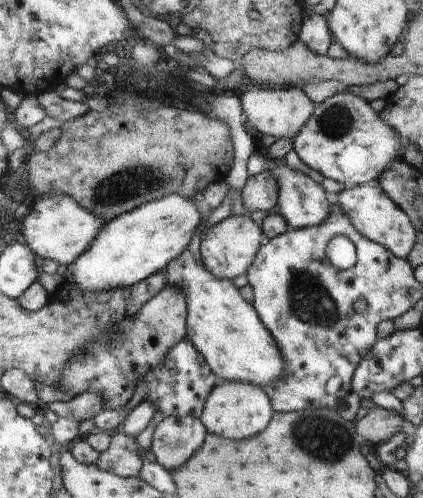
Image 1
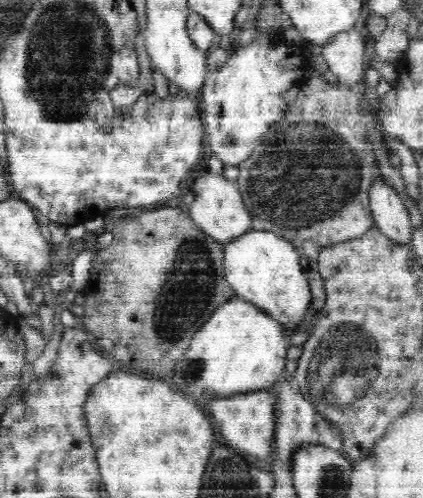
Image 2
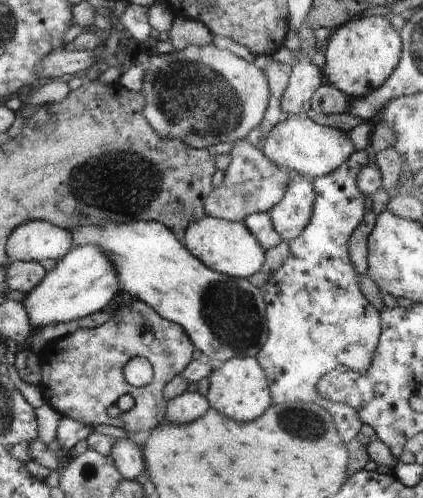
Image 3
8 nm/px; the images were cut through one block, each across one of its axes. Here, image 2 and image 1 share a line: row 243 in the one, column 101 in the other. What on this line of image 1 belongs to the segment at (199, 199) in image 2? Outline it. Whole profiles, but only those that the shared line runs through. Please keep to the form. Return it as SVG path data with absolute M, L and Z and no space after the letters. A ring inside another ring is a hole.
M69 194L43 196L41 200L35 200L35 204L29 212L31 214L27 214L25 222L23 222L23 226L25 226L23 236L25 236L27 244L31 246L31 250L39 258L43 258L43 260L51 258L57 264L65 264L67 268L71 264L75 264L79 258L83 258L83 254L87 250L91 250L91 246L99 240L99 234L107 226L107 222L101 216L97 216L95 212L85 208L75 196L69 196Z

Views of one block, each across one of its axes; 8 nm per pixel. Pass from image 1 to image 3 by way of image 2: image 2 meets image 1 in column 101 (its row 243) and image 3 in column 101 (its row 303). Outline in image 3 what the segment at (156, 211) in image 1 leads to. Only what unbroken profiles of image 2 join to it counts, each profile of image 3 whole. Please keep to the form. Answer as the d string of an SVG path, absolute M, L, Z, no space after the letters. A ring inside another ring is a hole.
M75 246L63 260L59 260L59 266L47 274L43 284L35 292L31 292L23 304L29 310L29 318L35 330L41 330L49 324L65 324L71 320L79 322L95 316L97 312L107 308L117 294L125 292L119 270L111 256L99 246Z

